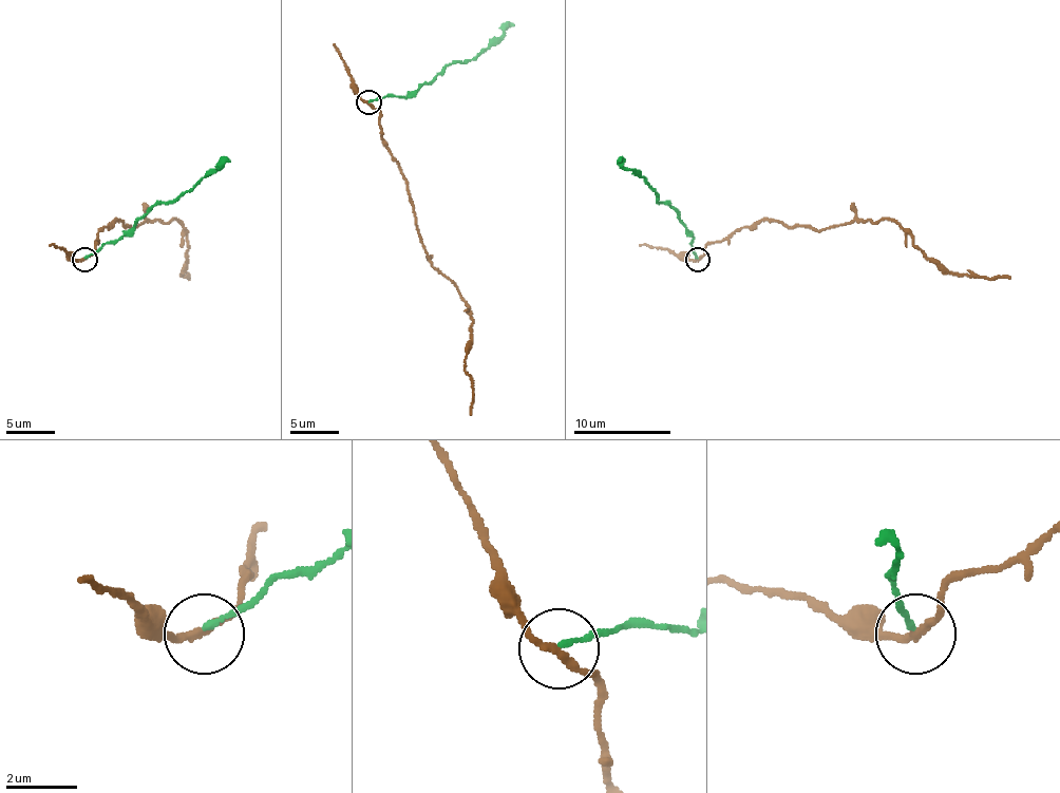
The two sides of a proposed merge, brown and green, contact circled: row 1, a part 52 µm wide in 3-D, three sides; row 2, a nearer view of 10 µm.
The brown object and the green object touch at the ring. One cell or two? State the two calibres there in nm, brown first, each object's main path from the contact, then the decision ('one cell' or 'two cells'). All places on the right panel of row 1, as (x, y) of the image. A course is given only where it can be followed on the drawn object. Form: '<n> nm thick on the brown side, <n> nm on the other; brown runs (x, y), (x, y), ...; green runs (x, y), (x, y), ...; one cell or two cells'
200 nm thick on the brown side, 150 nm on the other; brown runs (698, 259), (708, 244), (761, 220), (825, 229), (889, 220), (928, 259), (954, 272), (1010, 276); green runs (698, 259), (691, 246), (694, 234), (669, 205), (659, 202), (655, 190), (618, 161); two cells

